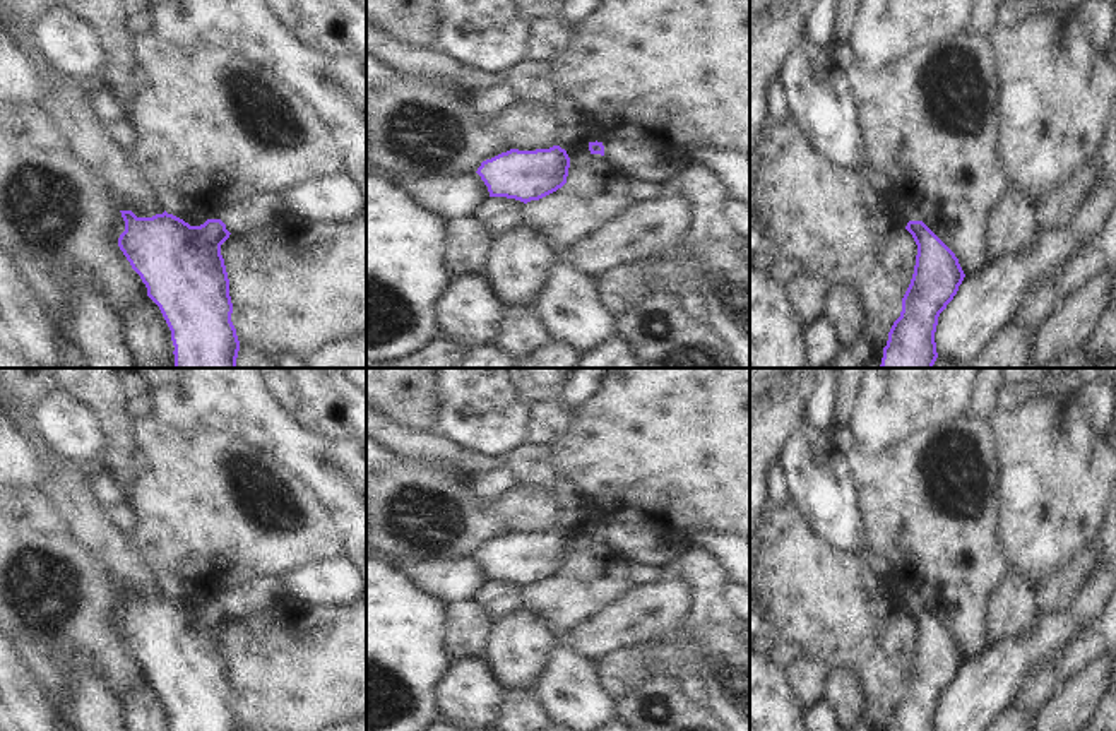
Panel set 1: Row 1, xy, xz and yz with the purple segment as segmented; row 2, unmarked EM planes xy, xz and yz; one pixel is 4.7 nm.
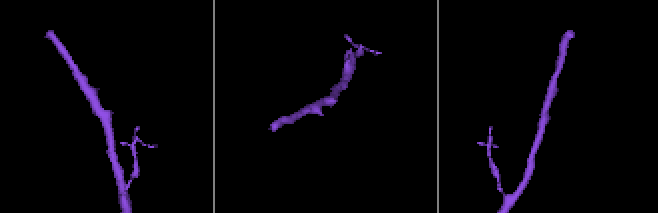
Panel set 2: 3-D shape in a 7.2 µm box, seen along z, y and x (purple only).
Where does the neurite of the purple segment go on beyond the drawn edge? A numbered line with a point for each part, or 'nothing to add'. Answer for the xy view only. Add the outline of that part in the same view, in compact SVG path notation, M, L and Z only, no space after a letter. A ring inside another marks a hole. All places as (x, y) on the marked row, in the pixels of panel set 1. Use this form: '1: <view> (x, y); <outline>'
1: xy (259, 209); M255 192L245 199L226 204L219 219L231 235L246 233L269 226L276 217L289 214L288 205L277 192Z

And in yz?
1: yz (909, 211); M902 204L900 207L904 211L904 217L907 219L907 223L909 221L923 221L914 205Z

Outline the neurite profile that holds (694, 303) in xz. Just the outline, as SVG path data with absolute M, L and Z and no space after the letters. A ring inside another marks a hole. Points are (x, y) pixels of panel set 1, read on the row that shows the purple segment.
M680 284L680 298L683 301L685 310L700 324L709 324L709 312L700 291Z

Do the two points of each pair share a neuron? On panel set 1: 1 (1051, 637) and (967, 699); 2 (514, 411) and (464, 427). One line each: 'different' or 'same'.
1: same
2: same

